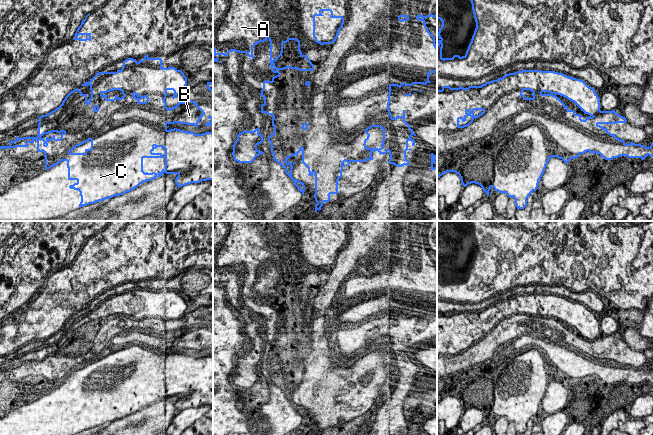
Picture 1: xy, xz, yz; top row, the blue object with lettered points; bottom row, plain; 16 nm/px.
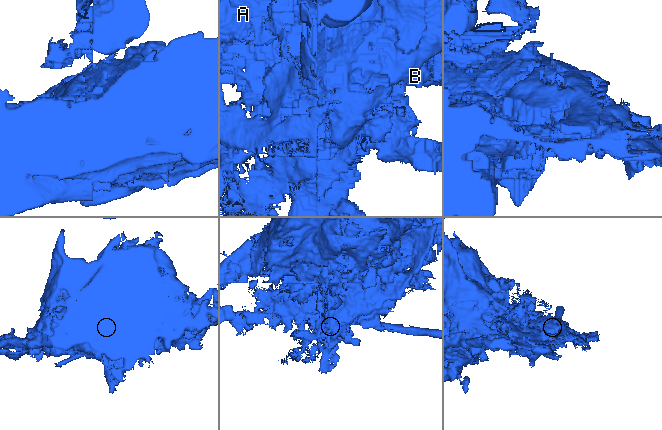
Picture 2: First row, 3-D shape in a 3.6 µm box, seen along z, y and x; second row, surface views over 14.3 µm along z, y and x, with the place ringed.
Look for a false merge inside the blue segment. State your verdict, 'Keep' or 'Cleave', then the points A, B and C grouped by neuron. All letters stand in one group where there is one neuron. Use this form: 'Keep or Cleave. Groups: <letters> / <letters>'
Cleave. Groups: A B / C

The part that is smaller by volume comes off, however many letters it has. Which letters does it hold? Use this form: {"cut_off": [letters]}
{"cut_off": ["C"]}

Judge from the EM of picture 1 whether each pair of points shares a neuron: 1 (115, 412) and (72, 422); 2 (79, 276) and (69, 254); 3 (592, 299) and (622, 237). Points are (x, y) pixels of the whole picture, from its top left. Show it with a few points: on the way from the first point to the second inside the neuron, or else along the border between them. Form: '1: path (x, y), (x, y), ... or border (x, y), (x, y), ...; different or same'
1: path (104, 412), (83, 412); same
2: border (73, 263), (54, 257), (49, 268); different
3: border (584, 290), (572, 291), (568, 296); different

